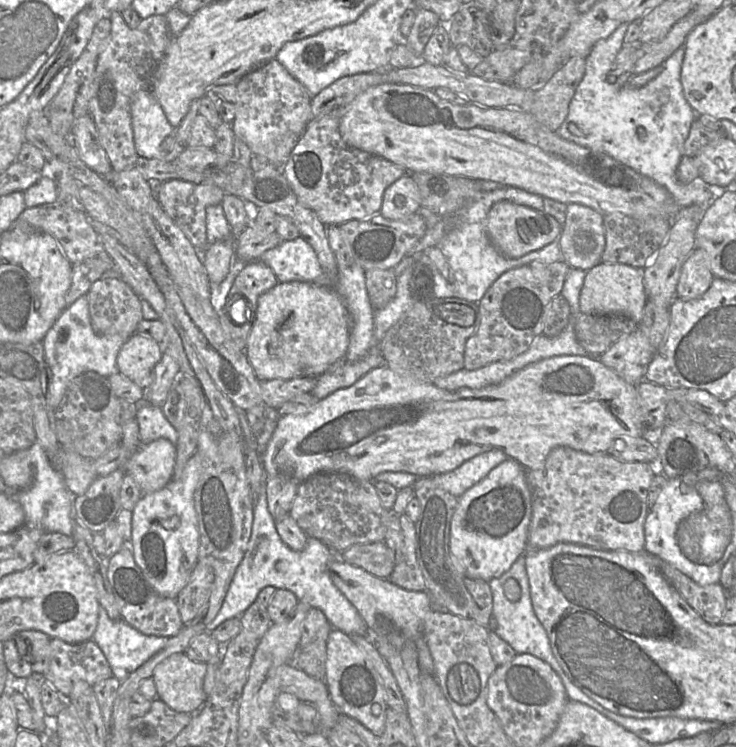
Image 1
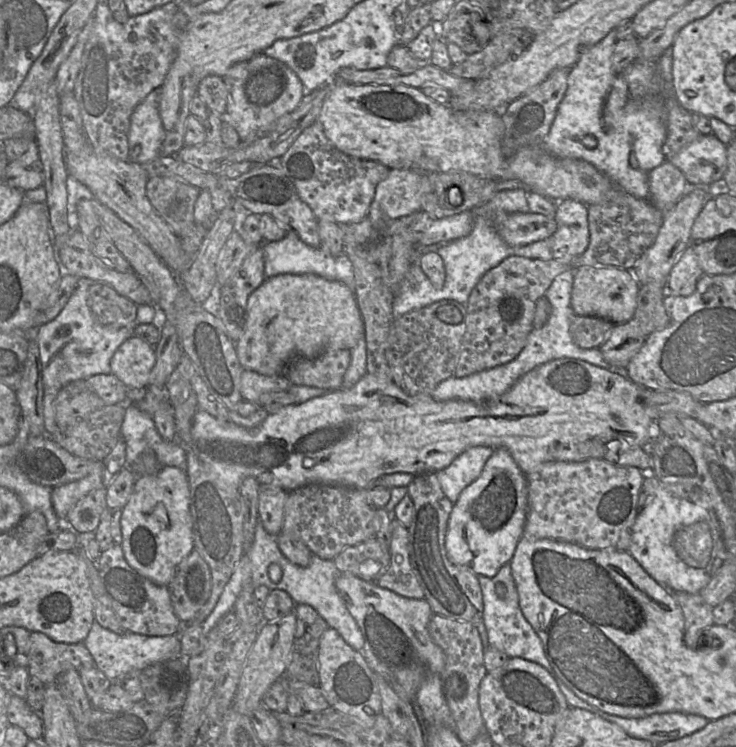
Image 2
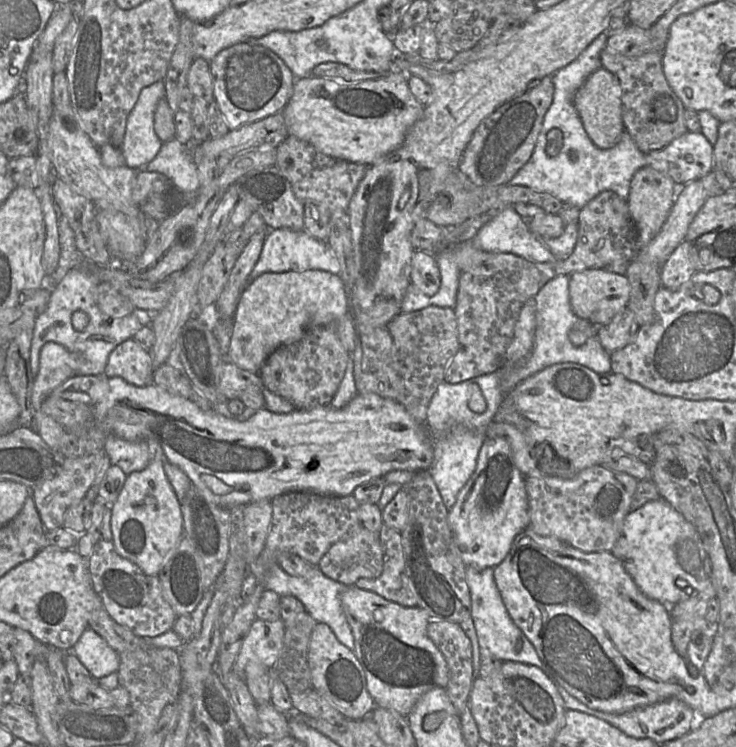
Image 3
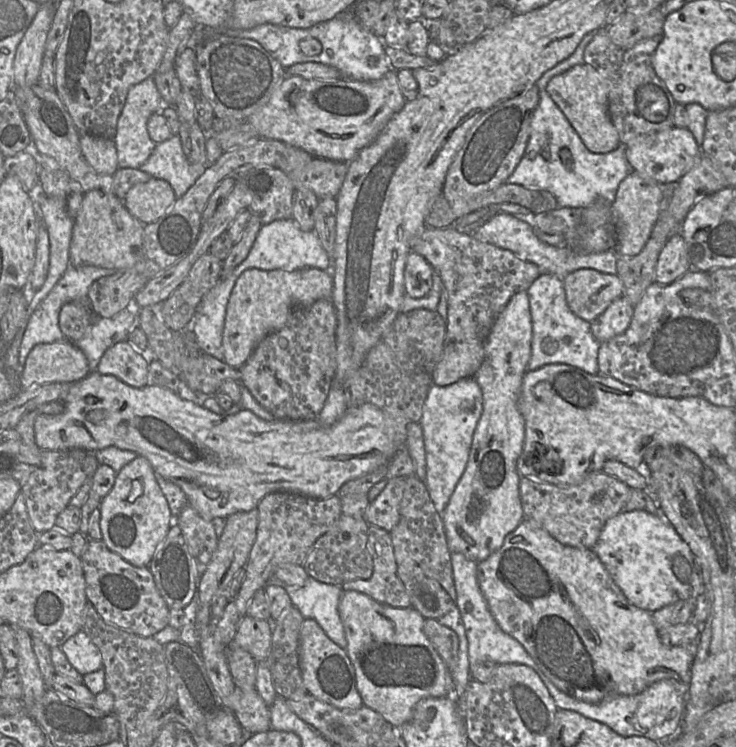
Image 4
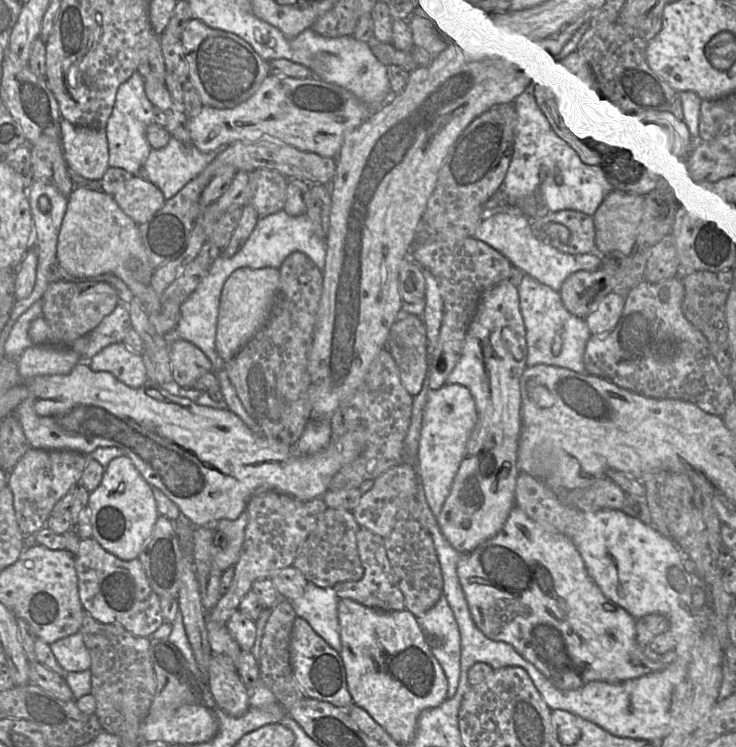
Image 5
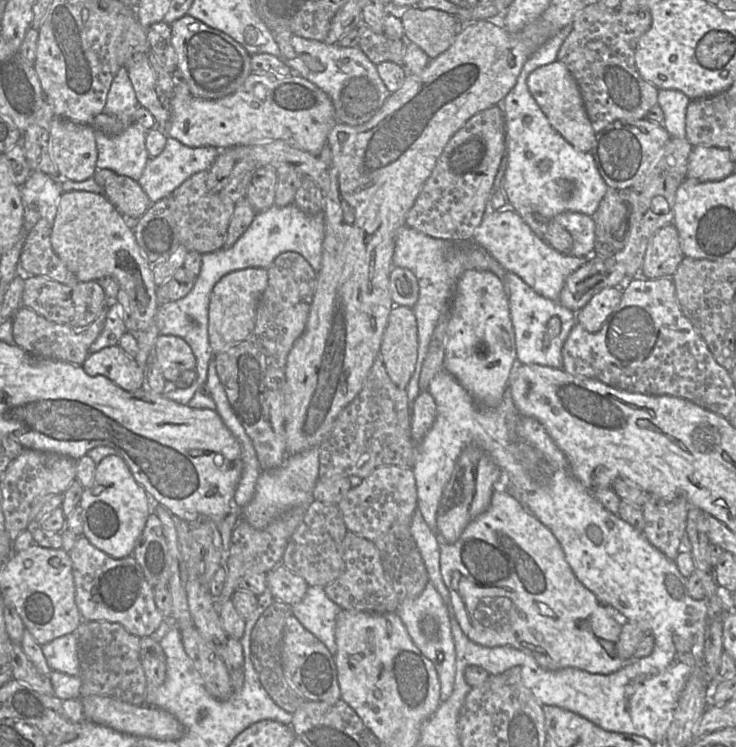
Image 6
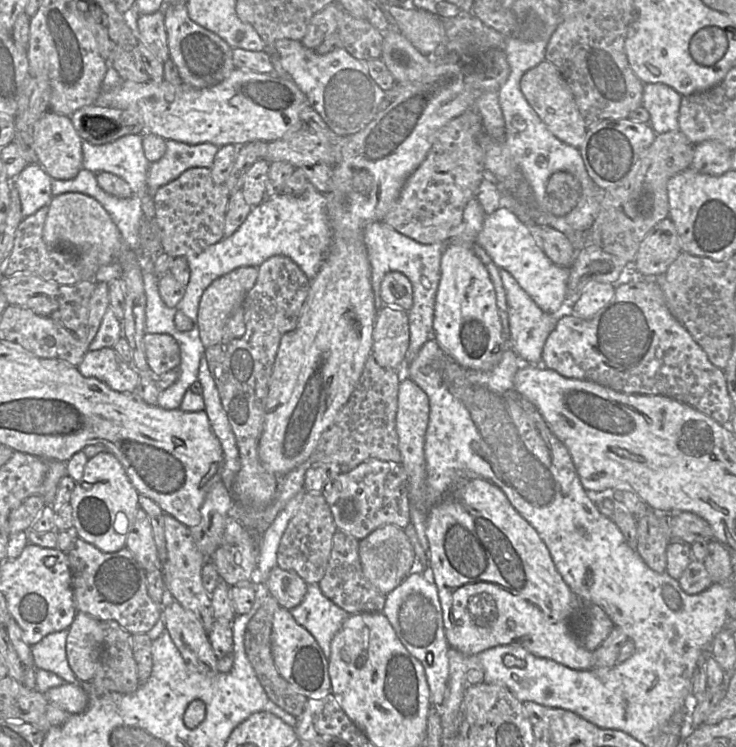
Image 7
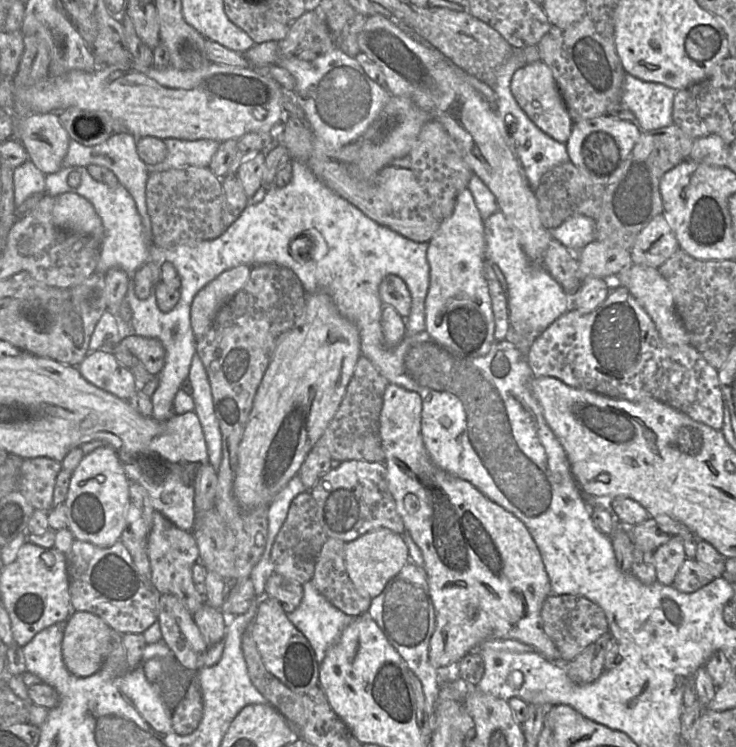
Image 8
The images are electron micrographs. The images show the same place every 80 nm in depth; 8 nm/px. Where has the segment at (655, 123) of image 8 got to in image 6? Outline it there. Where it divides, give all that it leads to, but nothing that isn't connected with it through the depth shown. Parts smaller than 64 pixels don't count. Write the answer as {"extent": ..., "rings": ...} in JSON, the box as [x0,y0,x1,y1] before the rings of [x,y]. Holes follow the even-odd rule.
{"extent":[657,89,691,138],"rings":[[[659,89],[657,105],[664,114],[662,126],[671,137],[686,138],[686,111],[690,101],[691,99],[678,90]]]}

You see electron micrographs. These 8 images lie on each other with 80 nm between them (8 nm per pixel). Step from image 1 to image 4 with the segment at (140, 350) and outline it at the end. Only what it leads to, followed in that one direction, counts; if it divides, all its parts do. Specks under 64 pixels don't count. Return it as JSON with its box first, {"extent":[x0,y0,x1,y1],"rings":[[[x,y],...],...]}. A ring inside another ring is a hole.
{"extent":[97,339,149,388],"rings":[[[126,339],[104,352],[97,371],[113,375],[132,387],[142,388],[148,384],[149,362],[149,355],[137,350]]]}

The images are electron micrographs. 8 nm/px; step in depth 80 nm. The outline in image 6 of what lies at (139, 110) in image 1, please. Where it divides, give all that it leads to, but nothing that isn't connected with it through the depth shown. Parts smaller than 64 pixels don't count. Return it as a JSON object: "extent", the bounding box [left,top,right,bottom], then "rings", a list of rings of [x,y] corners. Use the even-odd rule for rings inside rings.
{"extent":[96,67,150,181],"rings":[[[126,67],[116,74],[109,89],[105,111],[114,115],[132,115],[141,107]],[[136,123],[113,137],[96,132],[97,170],[109,169],[117,175],[139,181],[150,159],[145,142],[146,134],[147,130]]]}

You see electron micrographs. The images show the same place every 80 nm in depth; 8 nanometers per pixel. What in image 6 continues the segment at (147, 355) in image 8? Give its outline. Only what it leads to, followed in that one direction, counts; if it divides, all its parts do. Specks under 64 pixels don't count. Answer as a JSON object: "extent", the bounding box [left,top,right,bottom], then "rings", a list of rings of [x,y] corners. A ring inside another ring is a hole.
{"extent":[155,335,196,382],"rings":[[[162,335],[155,343],[155,360],[168,382],[174,382],[185,371],[195,370],[196,358],[189,344],[174,335]]]}

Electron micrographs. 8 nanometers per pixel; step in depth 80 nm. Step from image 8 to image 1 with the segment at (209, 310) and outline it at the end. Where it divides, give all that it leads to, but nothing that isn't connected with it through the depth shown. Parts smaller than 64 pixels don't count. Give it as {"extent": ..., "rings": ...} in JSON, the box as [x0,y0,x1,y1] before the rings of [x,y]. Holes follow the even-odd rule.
{"extent":[244,282,351,380],"rings":[[[279,282],[259,297],[244,352],[261,380],[319,377],[346,359],[351,328],[348,307],[331,284]]]}

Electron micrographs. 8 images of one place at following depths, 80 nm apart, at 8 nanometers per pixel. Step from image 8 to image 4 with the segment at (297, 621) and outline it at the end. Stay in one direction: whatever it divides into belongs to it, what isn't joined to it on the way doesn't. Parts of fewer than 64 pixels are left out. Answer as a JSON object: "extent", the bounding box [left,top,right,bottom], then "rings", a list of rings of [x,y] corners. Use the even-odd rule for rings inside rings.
{"extent":[266,575,347,648],"rings":[[[274,575],[266,582],[267,584],[283,587],[288,592],[293,606],[305,618],[317,621],[333,642],[346,648],[347,639],[338,611],[342,594],[339,585],[322,583],[309,577],[303,586],[285,586]]]}

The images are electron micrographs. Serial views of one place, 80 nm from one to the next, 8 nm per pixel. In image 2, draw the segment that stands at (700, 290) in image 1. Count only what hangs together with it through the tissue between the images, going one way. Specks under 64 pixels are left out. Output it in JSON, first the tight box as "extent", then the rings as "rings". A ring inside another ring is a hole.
{"extent":[667,244,704,296],"rings":[[[690,244],[673,265],[667,280],[667,289],[675,295],[689,296],[696,290],[697,282],[702,275],[704,272]]]}

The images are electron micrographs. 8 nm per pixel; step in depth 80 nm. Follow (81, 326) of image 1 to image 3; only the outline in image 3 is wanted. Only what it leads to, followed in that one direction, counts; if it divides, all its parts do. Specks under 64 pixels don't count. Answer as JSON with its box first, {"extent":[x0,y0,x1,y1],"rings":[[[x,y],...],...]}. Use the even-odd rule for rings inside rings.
{"extent":[30,266,142,376],"rings":[[[75,266],[55,285],[45,310],[38,315],[35,321],[30,353],[32,371],[35,375],[38,372],[41,349],[47,342],[61,344],[70,352],[82,357],[83,365],[76,376],[104,374],[108,357],[113,349],[123,341],[133,338],[142,327],[135,311],[120,318],[111,318],[103,314],[96,303],[98,283],[99,281],[93,273]],[[77,310],[84,311],[89,317],[89,323],[82,331],[77,331],[71,322],[72,314]]]}

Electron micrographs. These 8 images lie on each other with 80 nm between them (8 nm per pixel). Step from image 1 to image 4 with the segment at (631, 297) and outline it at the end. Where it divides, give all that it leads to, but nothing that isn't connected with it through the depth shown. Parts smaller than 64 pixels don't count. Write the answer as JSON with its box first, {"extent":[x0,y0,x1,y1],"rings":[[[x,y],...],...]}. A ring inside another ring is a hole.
{"extent":[563,268,624,322],"rings":[[[590,268],[570,272],[563,278],[565,296],[570,310],[592,322],[611,302],[624,296],[624,285],[616,274]]]}

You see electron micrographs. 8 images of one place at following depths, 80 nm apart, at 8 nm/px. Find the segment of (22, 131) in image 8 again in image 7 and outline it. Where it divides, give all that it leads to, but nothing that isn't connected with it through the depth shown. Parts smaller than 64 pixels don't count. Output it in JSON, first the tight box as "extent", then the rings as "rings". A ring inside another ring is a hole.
{"extent":[33,111,83,180],"rings":[[[47,111],[34,124],[33,139],[37,163],[52,179],[69,180],[75,178],[83,169],[83,141],[76,133],[69,116]]]}

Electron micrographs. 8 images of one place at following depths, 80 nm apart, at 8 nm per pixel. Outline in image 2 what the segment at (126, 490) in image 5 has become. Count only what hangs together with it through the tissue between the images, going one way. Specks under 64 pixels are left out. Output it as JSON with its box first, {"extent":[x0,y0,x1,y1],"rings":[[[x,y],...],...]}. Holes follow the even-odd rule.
{"extent":[120,465,194,586],"rings":[[[162,465],[155,474],[136,476],[134,490],[121,512],[120,546],[127,562],[154,583],[168,586],[178,564],[194,550],[187,472]]]}

